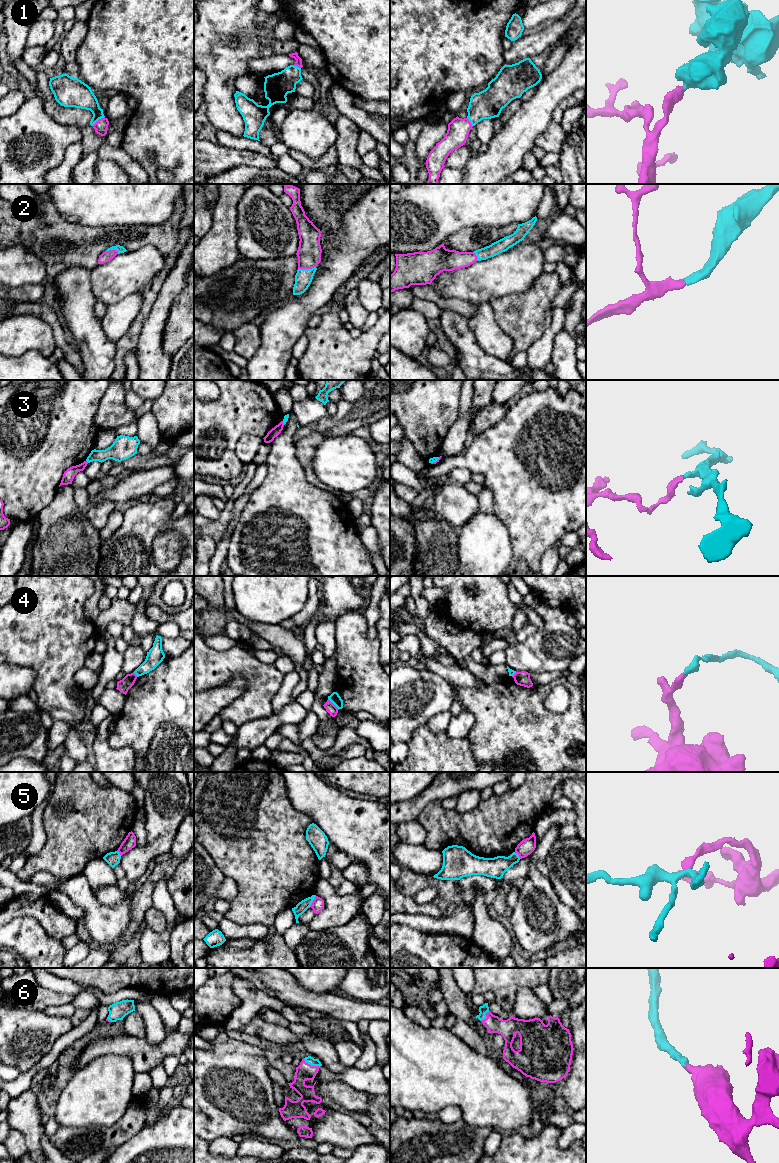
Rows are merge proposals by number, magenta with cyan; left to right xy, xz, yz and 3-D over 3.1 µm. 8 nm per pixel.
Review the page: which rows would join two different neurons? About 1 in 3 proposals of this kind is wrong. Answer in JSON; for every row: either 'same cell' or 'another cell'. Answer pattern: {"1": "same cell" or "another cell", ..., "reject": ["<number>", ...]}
{"1": "same cell", "2": "same cell", "3": "another cell", "4": "another cell", "5": "another cell", "6": "same cell", "reject": ["3", "4", "5"]}

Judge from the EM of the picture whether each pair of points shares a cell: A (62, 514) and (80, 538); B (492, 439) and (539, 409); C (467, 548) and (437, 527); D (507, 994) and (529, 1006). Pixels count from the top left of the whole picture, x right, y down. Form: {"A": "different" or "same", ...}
{"A": "same", "B": "same", "C": "different", "D": "different"}

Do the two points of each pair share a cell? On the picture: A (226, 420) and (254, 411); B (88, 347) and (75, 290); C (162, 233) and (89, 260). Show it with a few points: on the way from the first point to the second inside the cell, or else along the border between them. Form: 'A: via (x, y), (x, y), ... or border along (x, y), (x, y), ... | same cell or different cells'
A: via (233, 414), (238, 411), (247, 411) | same cell
B: via (88, 333), (77, 313), (76, 304) | same cell
C: via (143, 237), (129, 240), (108, 239), (106, 241) | same cell

